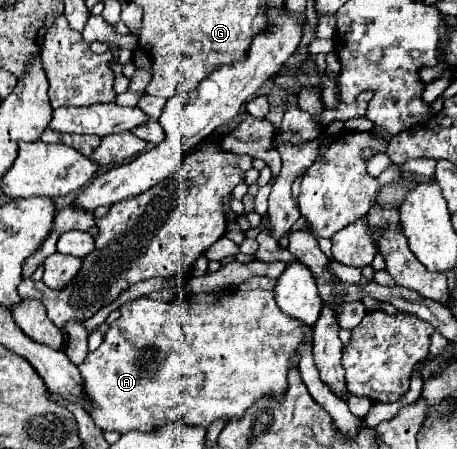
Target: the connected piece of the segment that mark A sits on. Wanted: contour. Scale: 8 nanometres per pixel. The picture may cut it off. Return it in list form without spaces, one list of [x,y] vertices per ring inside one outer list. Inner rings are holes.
[[[230,289],[230,291],[220,291],[220,293],[200,293],[200,295],[192,295],[188,299],[176,299],[172,303],[162,303],[162,301],[152,301],[152,299],[136,299],[132,303],[124,303],[120,307],[122,315],[118,321],[114,321],[108,329],[108,333],[104,335],[102,345],[88,353],[86,359],[78,365],[80,375],[82,375],[82,385],[84,385],[84,395],[88,397],[92,411],[90,417],[94,419],[94,425],[100,431],[118,431],[118,433],[126,433],[130,429],[142,429],[142,431],[150,431],[158,425],[164,423],[186,423],[186,425],[200,425],[200,427],[208,427],[212,421],[224,417],[226,421],[230,419],[238,419],[242,417],[242,413],[260,397],[264,395],[276,395],[282,397],[286,391],[286,375],[288,375],[288,367],[292,363],[298,363],[298,345],[304,339],[312,337],[312,329],[308,329],[306,325],[302,325],[302,321],[296,321],[294,317],[282,313],[274,301],[274,293],[272,291],[238,291],[238,289]]]

